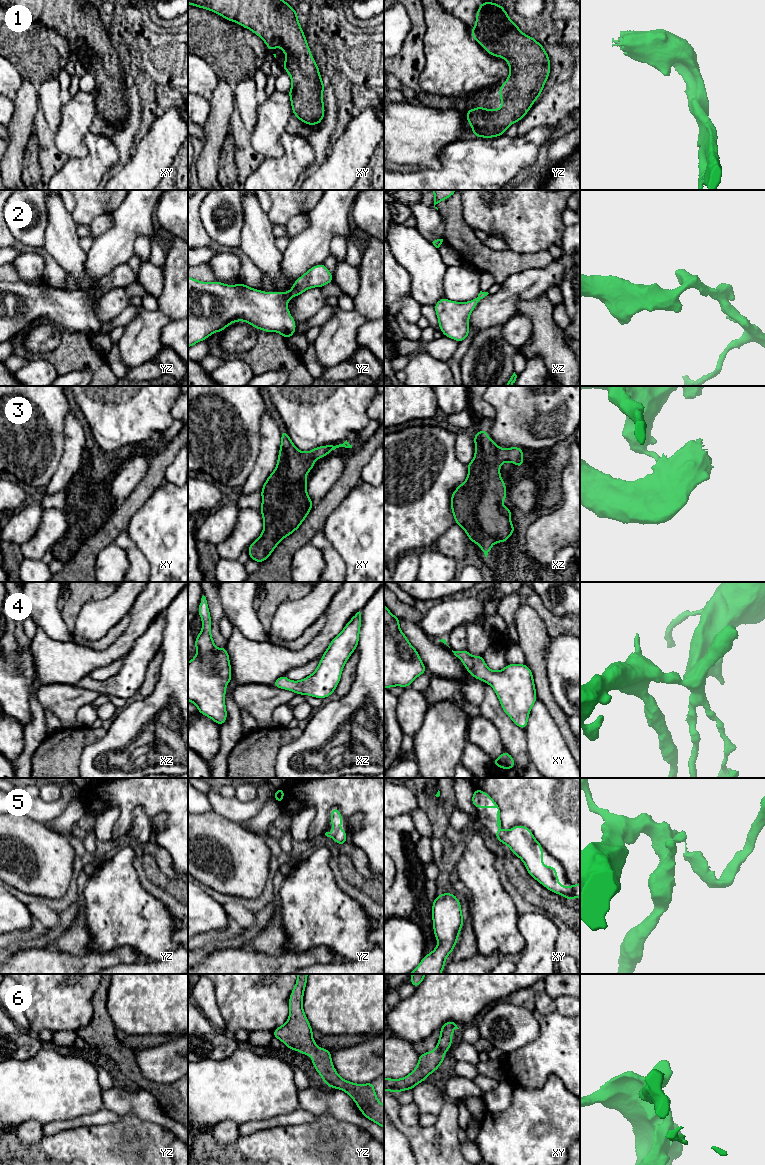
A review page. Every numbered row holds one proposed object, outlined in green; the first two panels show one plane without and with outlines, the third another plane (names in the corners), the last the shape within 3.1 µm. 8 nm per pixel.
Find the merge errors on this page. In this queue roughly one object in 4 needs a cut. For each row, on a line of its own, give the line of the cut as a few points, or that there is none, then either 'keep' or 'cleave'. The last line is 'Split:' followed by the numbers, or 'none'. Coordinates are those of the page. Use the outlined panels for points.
1: cut none; keep
2: cut none; keep
3: cut none; keep
4: cut none; keep
5: cut none; keep
6: cut none; keep
Split: none

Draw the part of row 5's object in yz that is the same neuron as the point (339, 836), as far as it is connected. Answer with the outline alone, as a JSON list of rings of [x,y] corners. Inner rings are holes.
[[[337,806],[333,807],[330,816],[331,816],[330,821],[333,826],[333,830],[330,832],[326,832],[325,835],[327,837],[332,838],[337,844],[345,845],[347,843],[346,842],[347,831],[338,829],[342,825],[343,817],[341,816]]]

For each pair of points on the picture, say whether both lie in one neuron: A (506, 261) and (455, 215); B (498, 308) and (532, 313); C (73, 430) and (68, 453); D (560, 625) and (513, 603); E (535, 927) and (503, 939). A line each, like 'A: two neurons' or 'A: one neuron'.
A: one neuron
B: two neurons
C: one neuron
D: one neuron
E: two neurons

